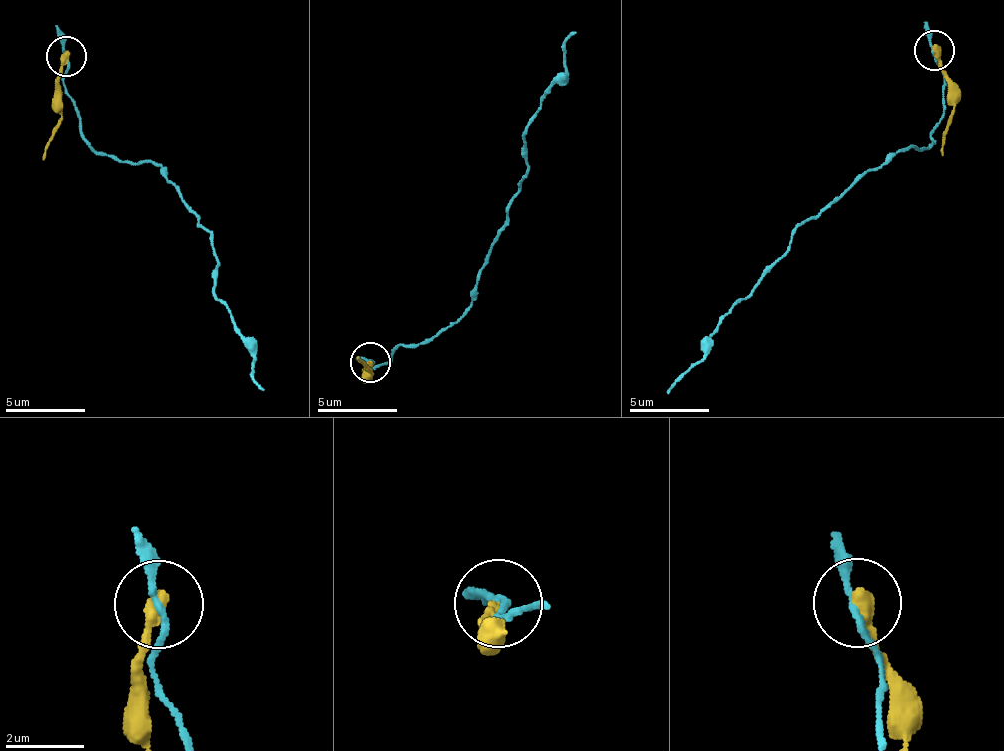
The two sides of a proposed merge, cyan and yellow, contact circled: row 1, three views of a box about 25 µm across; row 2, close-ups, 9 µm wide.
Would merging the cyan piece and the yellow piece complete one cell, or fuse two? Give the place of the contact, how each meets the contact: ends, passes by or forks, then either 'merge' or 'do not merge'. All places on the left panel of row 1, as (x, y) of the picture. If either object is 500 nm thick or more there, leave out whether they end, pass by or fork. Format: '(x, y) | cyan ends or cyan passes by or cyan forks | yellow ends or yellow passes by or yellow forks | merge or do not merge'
(66, 56) | cyan passes by | yellow ends | do not merge

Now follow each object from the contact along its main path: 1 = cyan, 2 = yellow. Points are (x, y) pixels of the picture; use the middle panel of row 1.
1: (371, 363), (448, 329), (473, 293), (526, 176), (526, 126), (563, 75), (575, 33)
2: (371, 363), (365, 371), (372, 374), (356, 356)

